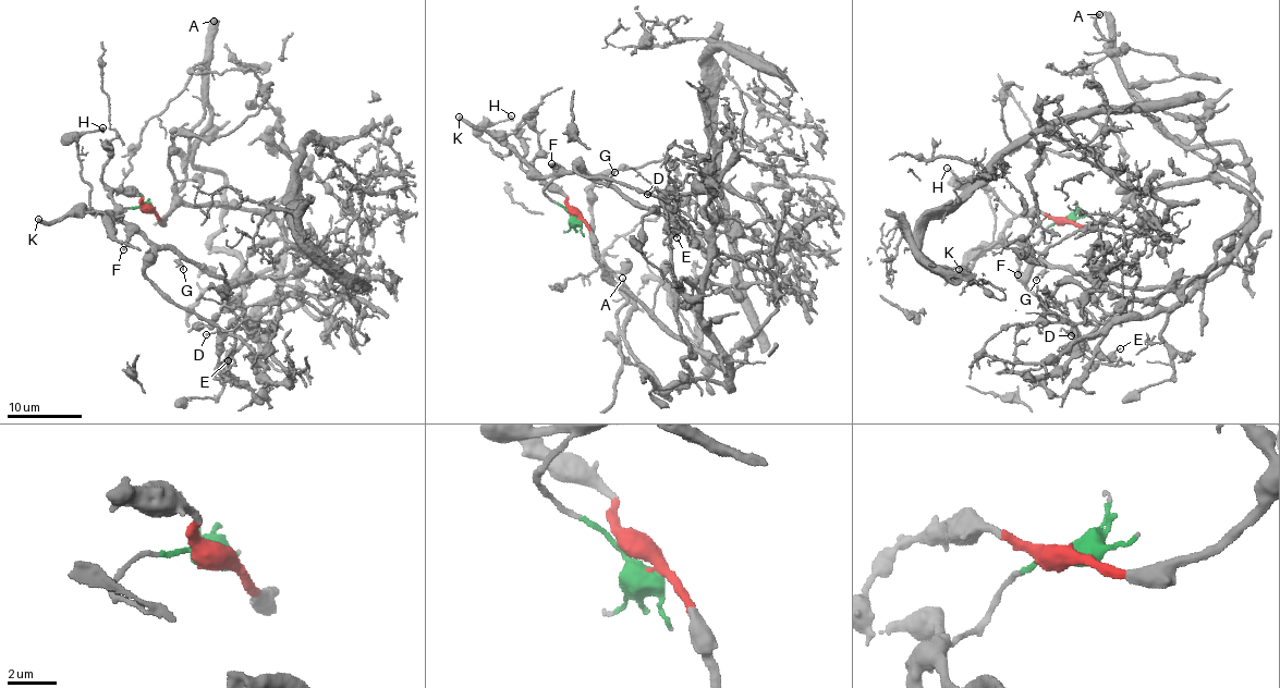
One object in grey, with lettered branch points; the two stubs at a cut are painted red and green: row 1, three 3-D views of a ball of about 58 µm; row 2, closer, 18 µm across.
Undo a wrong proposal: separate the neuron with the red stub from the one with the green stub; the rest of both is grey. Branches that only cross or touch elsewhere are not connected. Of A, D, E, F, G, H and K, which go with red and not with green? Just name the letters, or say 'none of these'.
none of these

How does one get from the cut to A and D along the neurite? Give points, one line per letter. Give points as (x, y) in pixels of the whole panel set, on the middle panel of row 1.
A: (574, 216), (545, 192), (555, 177), (613, 185), (667, 222), (693, 355), (663, 397), (624, 334), (622, 278)
D: (574, 216), (545, 189), (576, 169), (583, 176), (604, 175), (660, 194), (646, 194)

